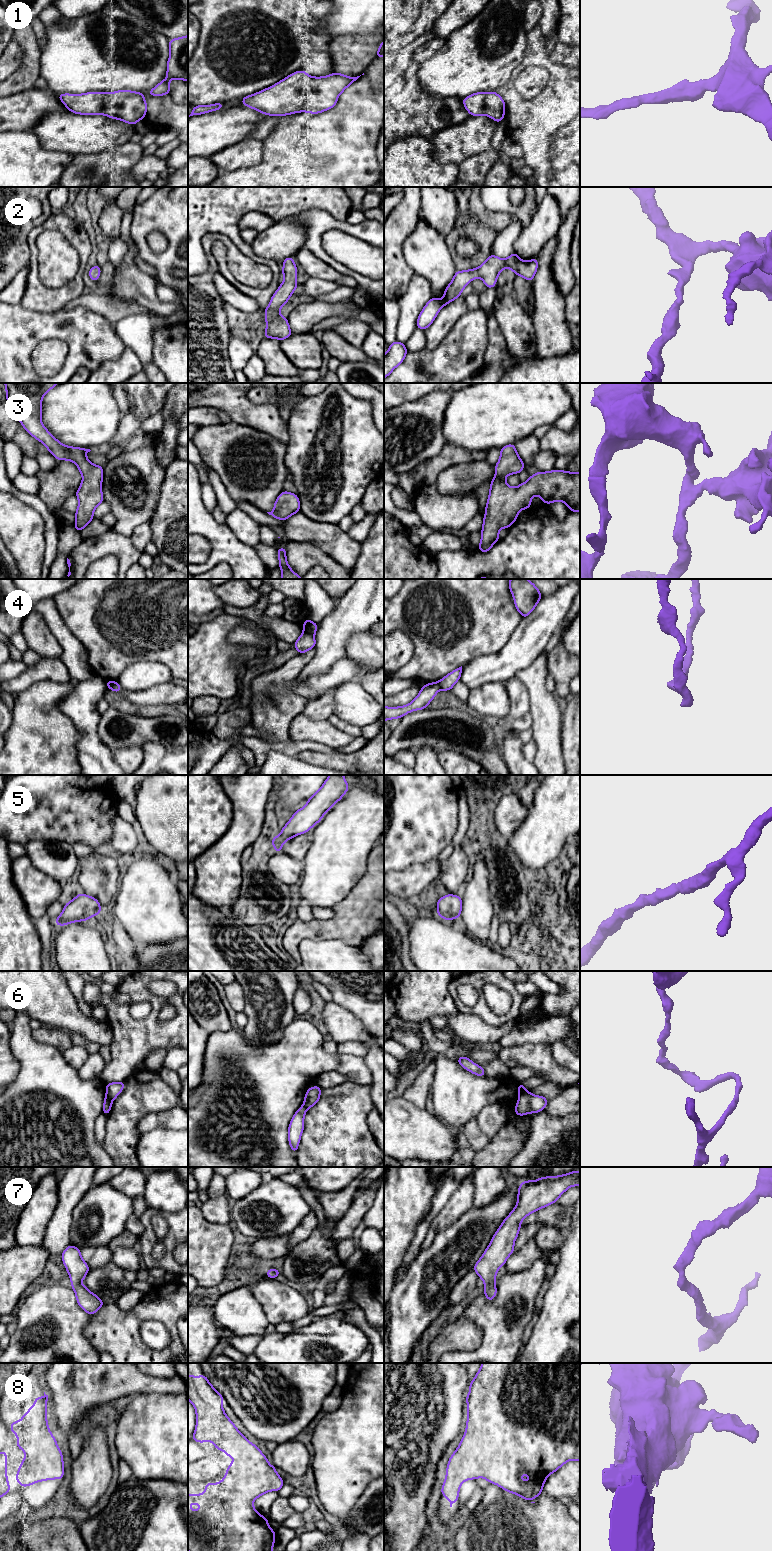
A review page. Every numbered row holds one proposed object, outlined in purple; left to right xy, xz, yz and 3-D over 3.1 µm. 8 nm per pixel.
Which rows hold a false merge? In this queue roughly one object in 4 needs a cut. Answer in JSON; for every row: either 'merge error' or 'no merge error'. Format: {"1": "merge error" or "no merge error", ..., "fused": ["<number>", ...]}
{"1": "no merge error", "2": "no merge error", "3": "no merge error", "4": "merge error", "5": "no merge error", "6": "merge error", "7": "no merge error", "8": "no merge error", "fused": ["4", "6"]}

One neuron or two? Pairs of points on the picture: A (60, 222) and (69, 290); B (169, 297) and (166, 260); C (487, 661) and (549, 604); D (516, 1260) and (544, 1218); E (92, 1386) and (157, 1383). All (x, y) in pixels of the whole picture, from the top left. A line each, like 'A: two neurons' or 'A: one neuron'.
A: one neuron
B: two neurons
C: one neuron
D: one neuron
E: one neuron

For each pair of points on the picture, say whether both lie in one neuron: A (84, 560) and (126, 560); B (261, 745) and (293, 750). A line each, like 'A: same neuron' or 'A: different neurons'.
A: same neuron
B: same neuron

